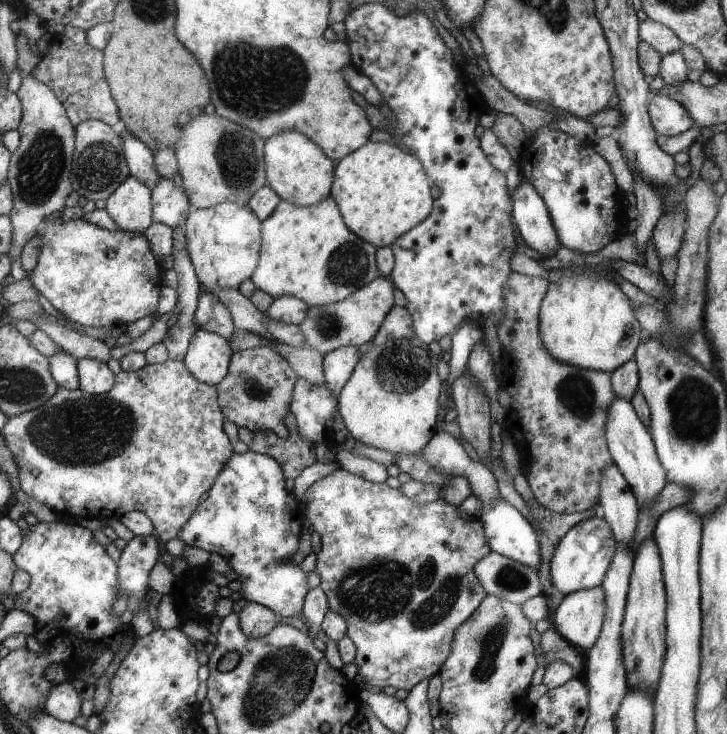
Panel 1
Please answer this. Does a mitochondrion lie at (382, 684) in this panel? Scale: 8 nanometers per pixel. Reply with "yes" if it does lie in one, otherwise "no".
no

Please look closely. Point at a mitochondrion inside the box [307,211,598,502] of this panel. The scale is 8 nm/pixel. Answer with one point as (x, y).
(400, 367)

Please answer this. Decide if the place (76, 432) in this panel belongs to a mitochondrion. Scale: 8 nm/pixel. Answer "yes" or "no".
yes

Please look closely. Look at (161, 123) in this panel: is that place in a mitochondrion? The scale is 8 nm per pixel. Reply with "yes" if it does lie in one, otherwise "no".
no

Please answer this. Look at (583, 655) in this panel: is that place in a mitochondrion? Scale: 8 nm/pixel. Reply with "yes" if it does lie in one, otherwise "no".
no

